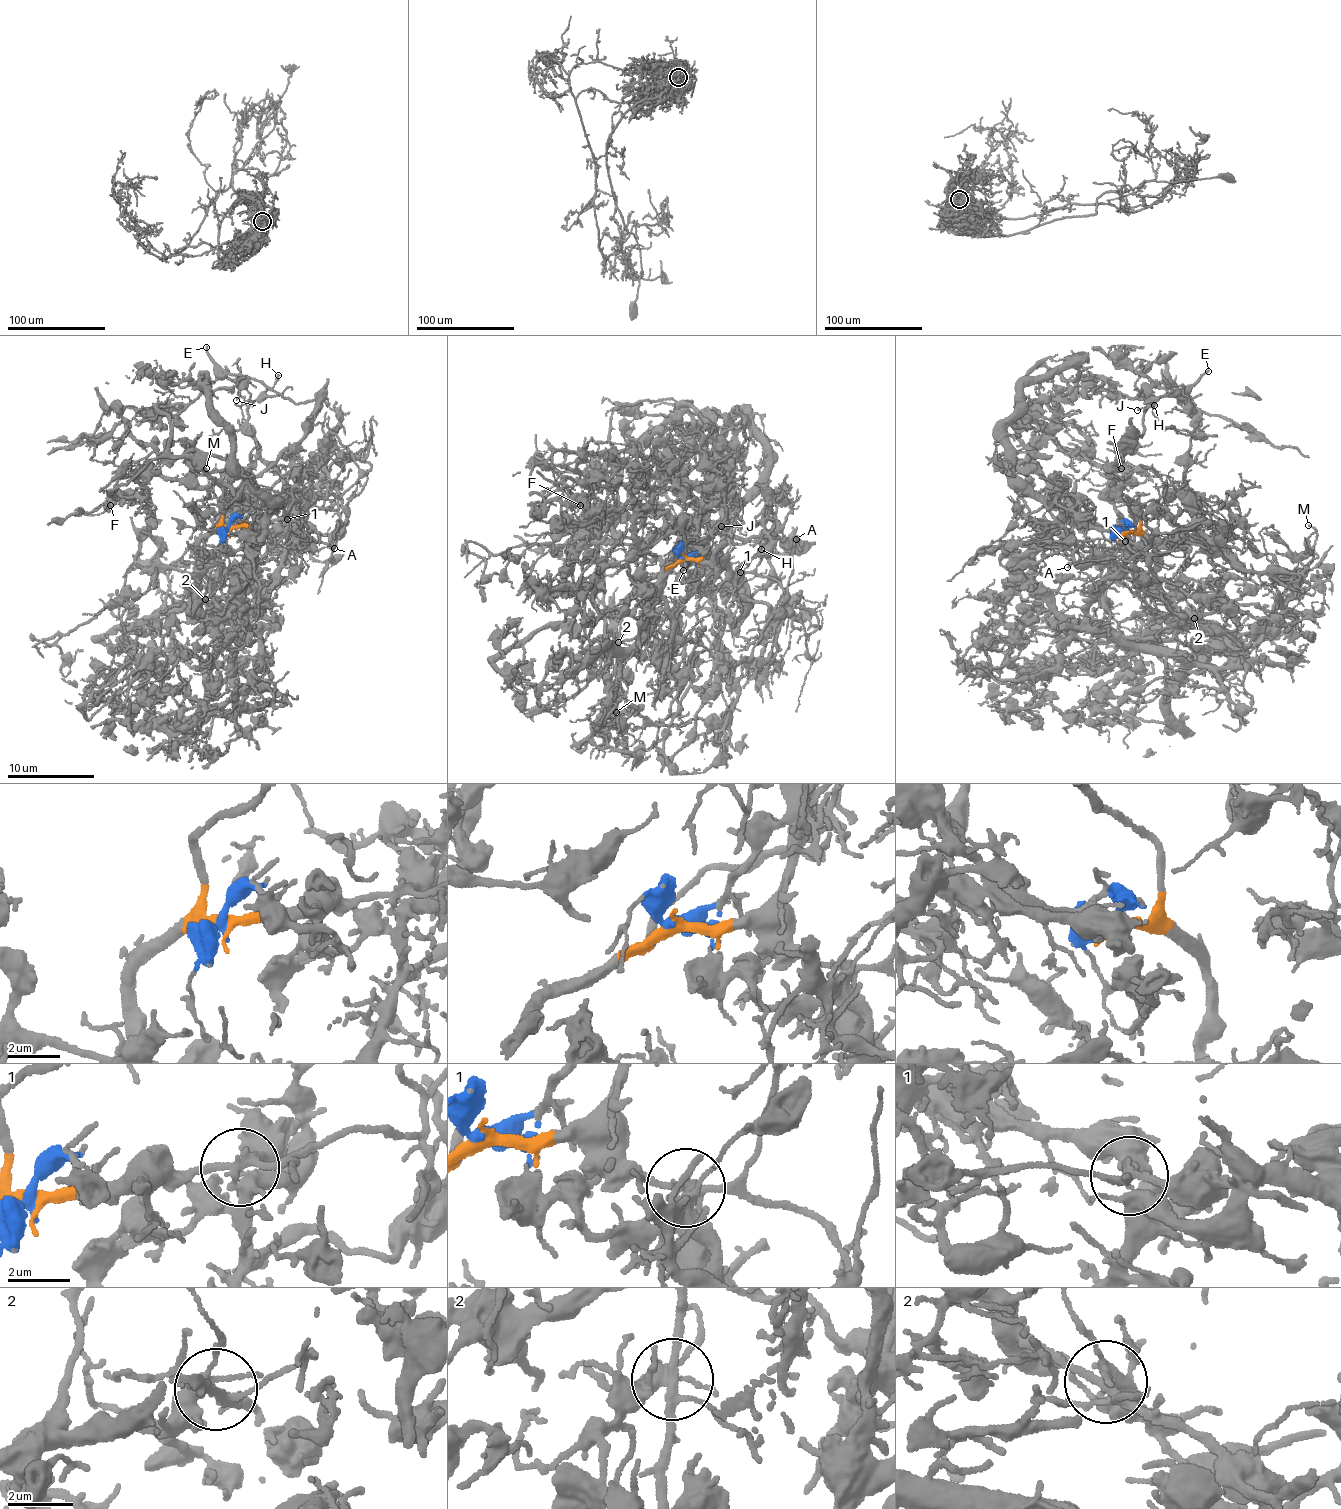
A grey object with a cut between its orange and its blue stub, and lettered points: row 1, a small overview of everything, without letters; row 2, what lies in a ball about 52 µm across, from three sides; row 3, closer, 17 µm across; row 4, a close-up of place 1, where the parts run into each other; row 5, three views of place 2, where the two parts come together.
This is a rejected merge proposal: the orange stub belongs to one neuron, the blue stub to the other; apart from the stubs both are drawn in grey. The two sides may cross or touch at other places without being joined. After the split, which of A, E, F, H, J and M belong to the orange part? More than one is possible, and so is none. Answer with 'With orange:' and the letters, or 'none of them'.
With orange: A, E, H, J, M

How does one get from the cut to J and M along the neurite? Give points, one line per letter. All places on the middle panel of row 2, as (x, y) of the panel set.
J: (682, 558), (673, 565), (695, 539), (729, 533), (784, 539), (795, 550), (735, 542), (720, 526)
M: (682, 558), (628, 596), (615, 675), (623, 698), (641, 710), (644, 724), (620, 730), (612, 725), (616, 711)

